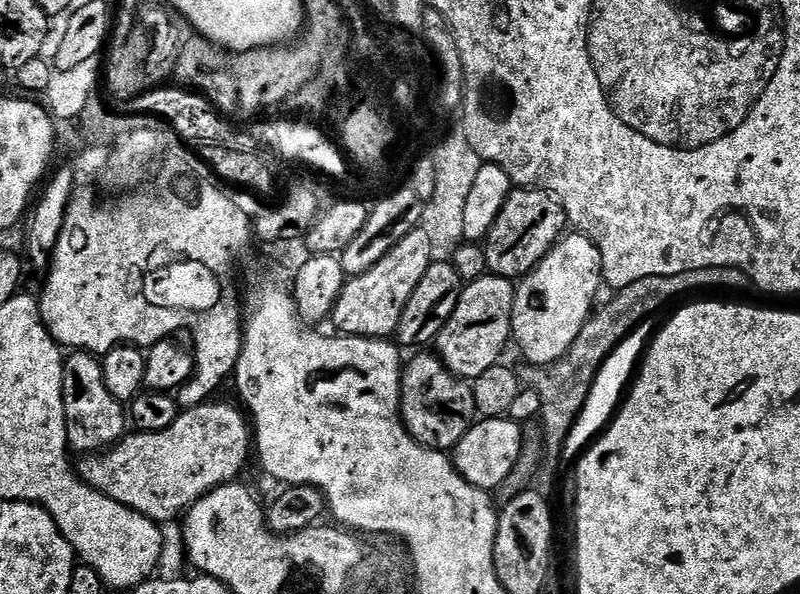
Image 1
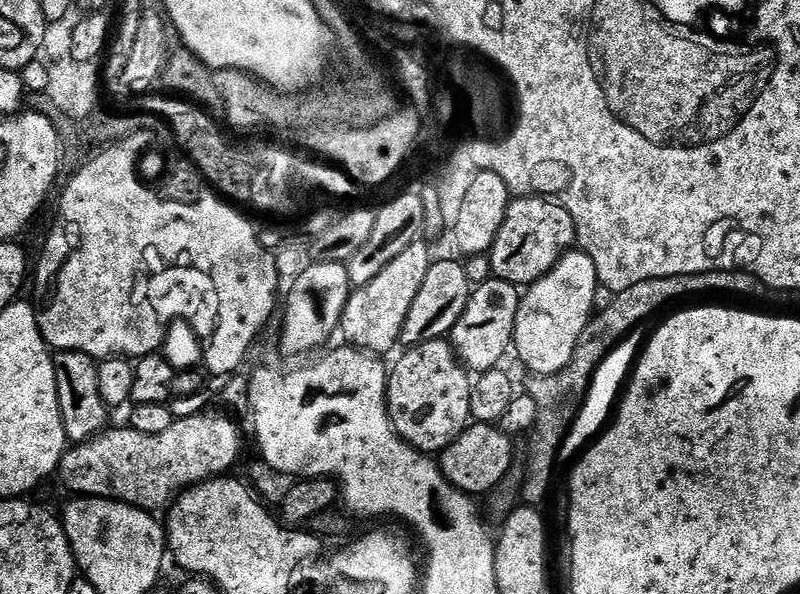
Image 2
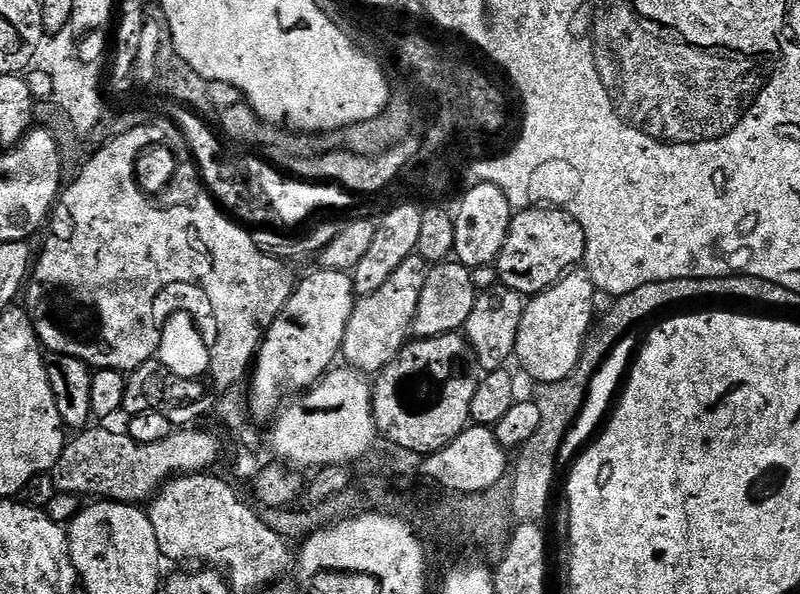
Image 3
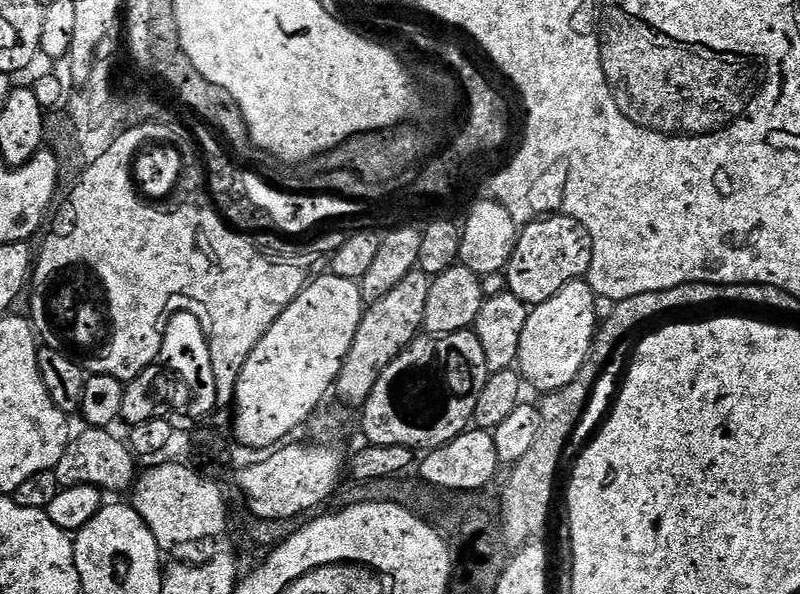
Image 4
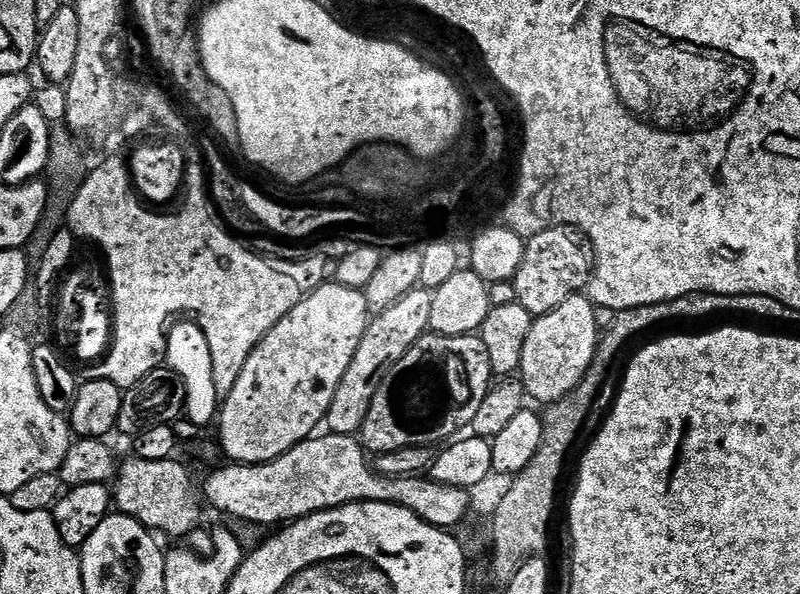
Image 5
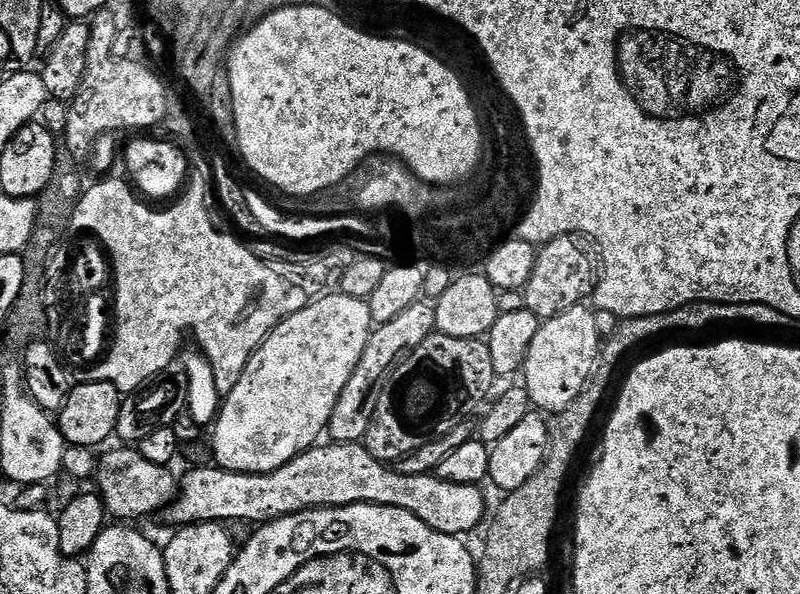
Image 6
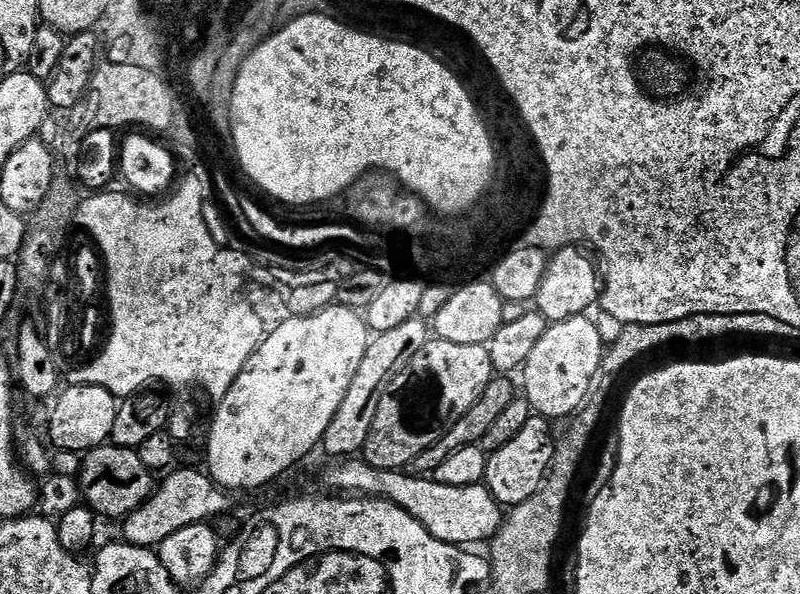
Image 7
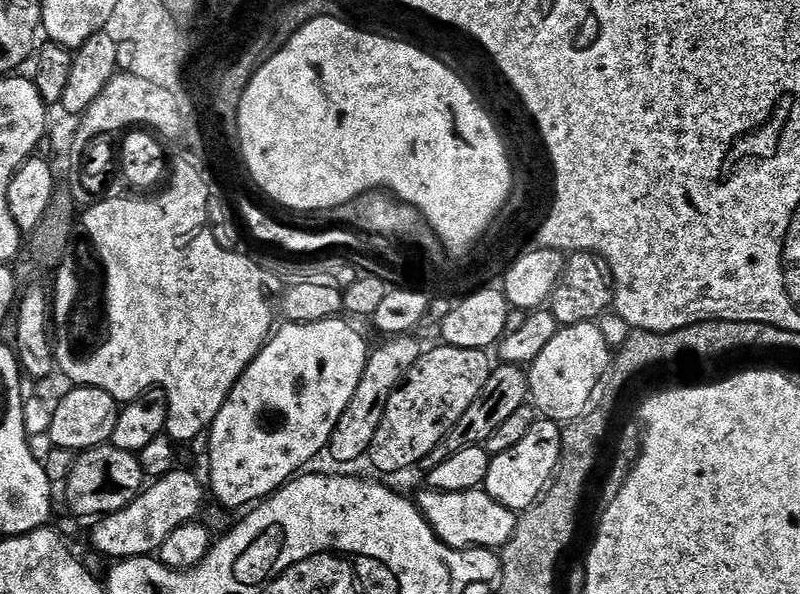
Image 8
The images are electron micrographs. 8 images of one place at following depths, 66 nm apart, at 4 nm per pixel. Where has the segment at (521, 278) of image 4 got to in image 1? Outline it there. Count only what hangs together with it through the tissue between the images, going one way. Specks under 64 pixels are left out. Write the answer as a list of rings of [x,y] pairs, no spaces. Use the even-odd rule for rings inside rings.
[[[517,187],[506,198],[506,206],[502,206],[483,245],[488,272],[513,282],[528,276],[565,235],[568,227],[568,215],[557,196],[543,192],[541,188]]]

